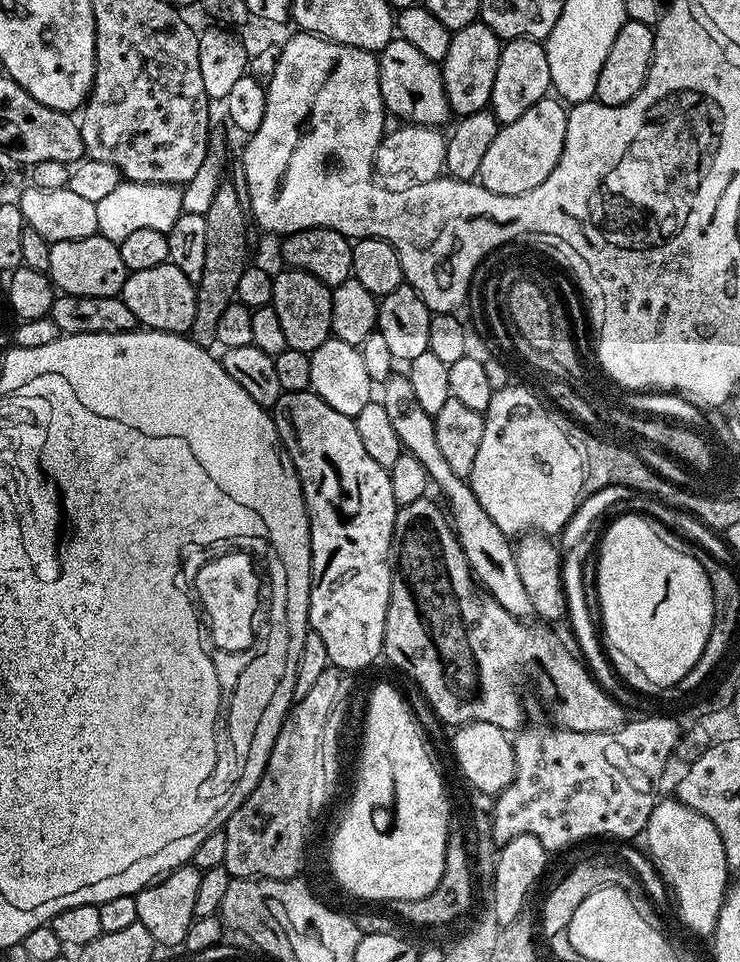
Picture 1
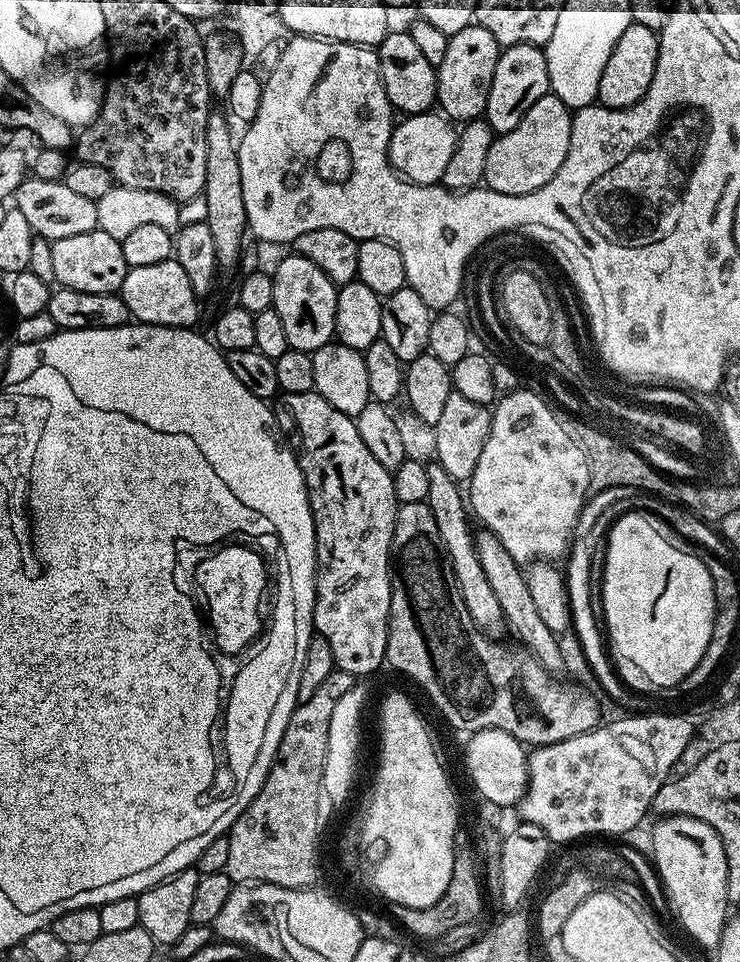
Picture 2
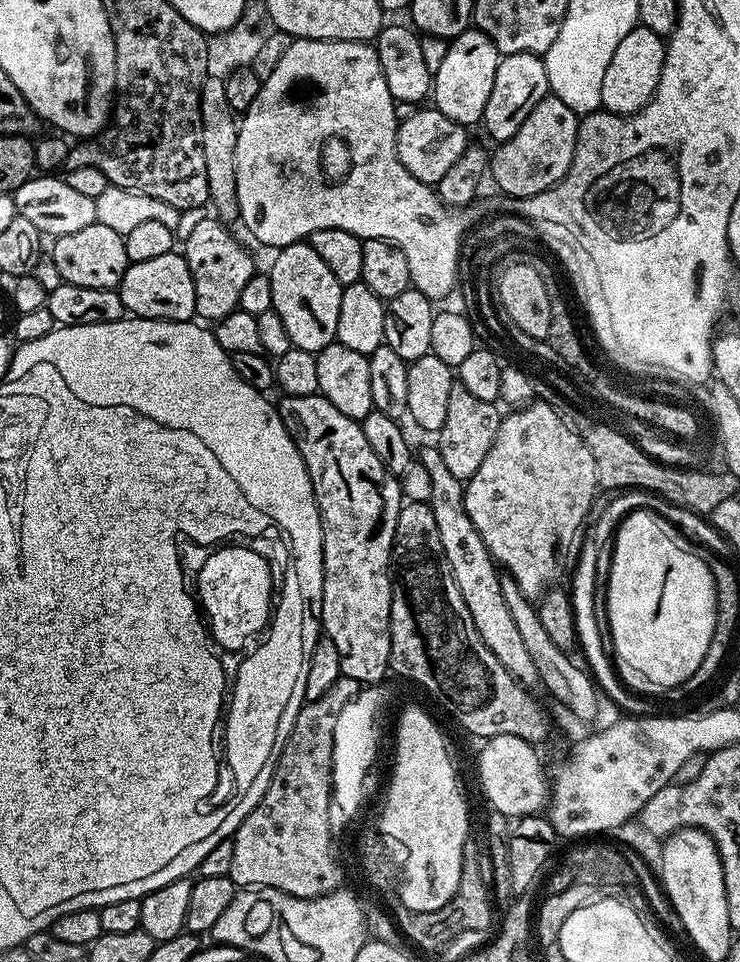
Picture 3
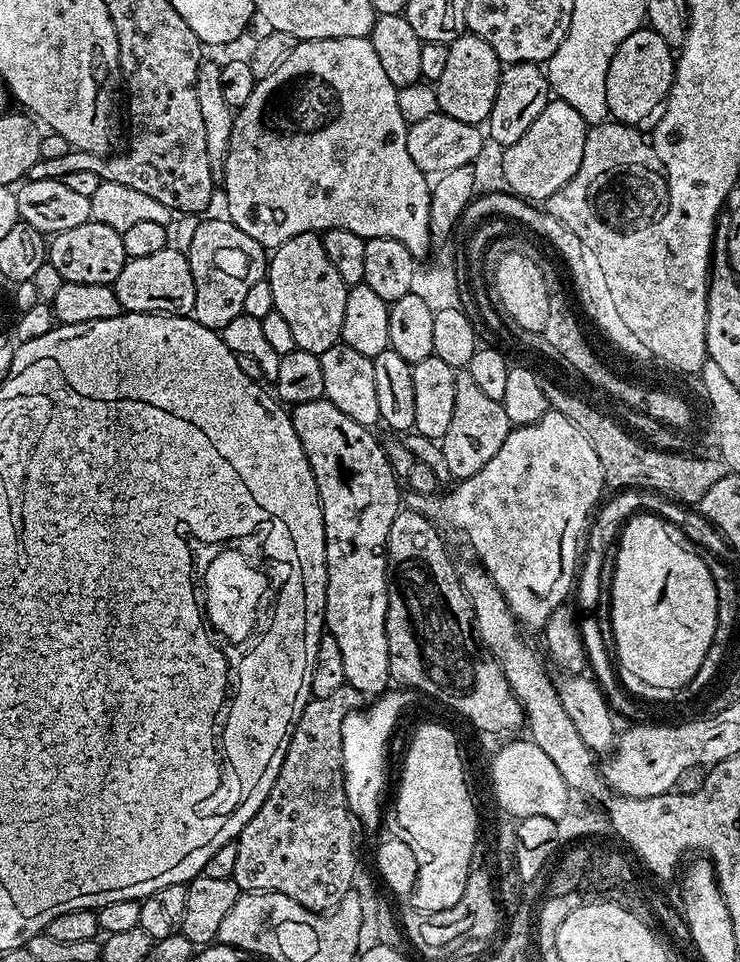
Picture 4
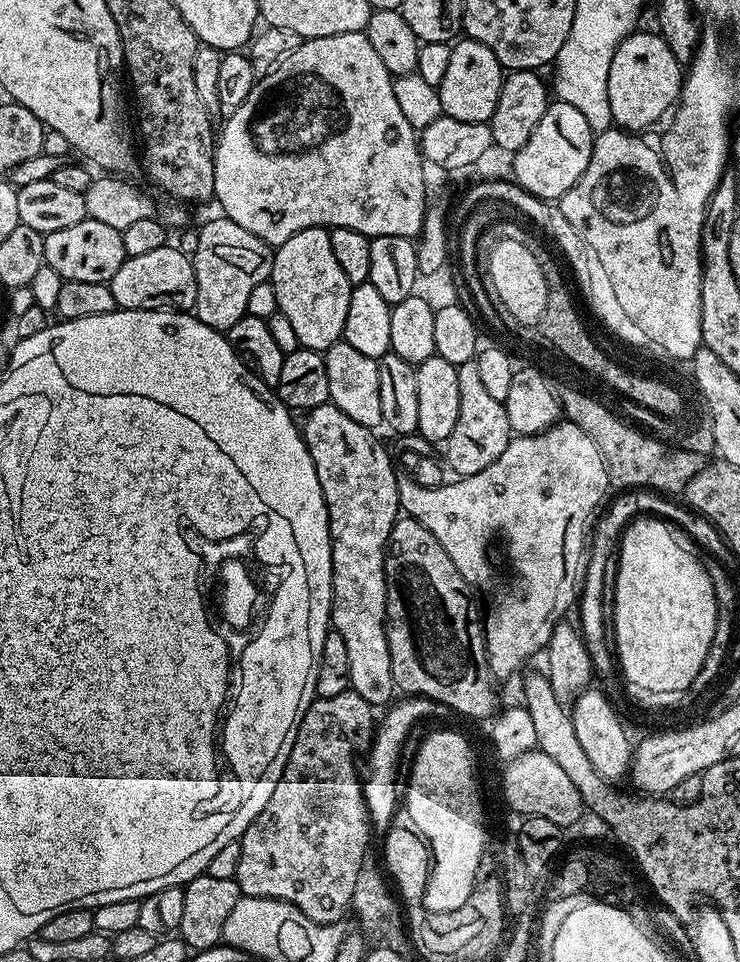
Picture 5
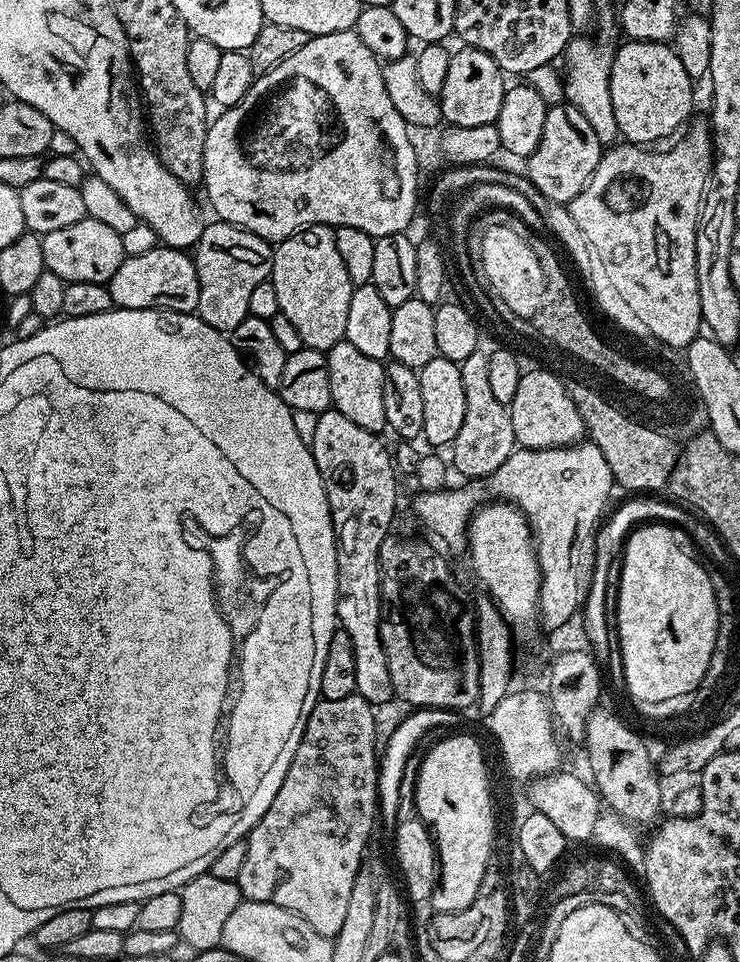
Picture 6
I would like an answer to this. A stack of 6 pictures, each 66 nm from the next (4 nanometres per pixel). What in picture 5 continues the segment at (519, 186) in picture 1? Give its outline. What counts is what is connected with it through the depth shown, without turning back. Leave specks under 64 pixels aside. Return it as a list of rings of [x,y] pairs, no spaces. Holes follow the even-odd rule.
[[[553,99],[546,114],[542,114],[542,122],[534,126],[534,134],[526,138],[526,146],[516,151],[511,179],[541,200],[559,201],[566,190],[580,181],[586,166],[590,166],[593,139],[594,134],[586,117],[570,106],[570,102]]]

